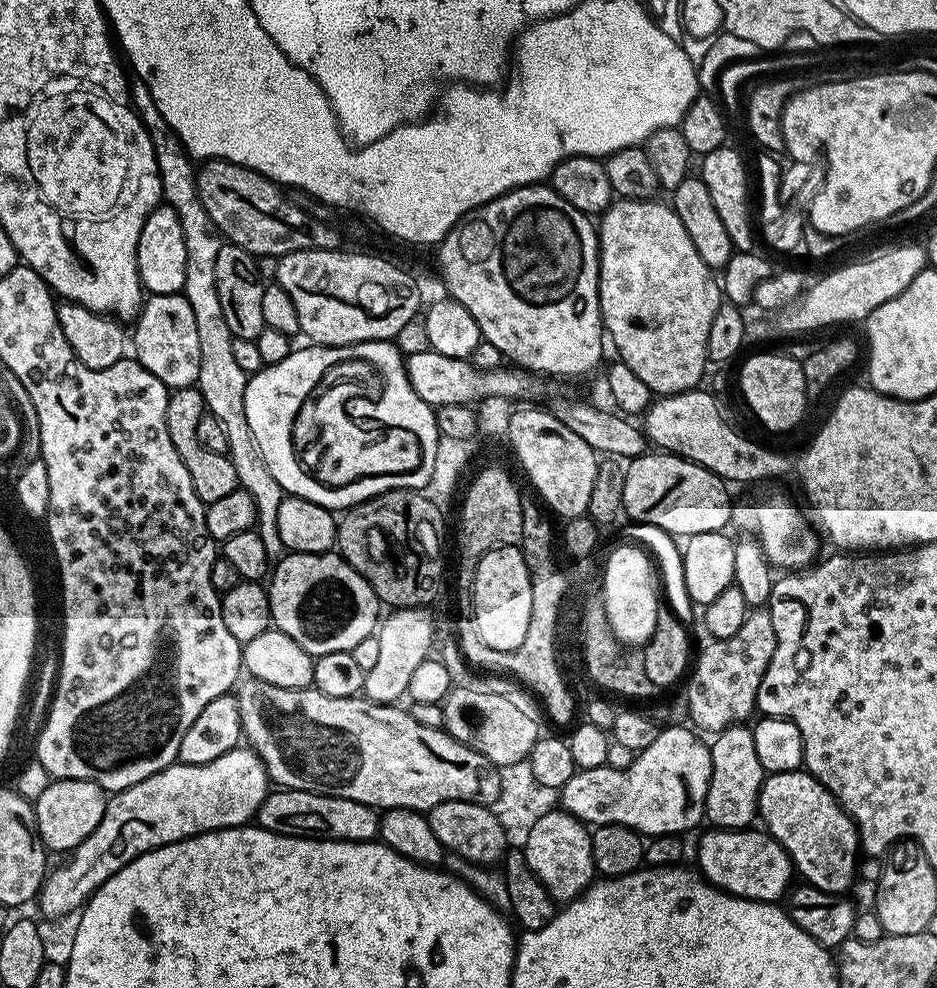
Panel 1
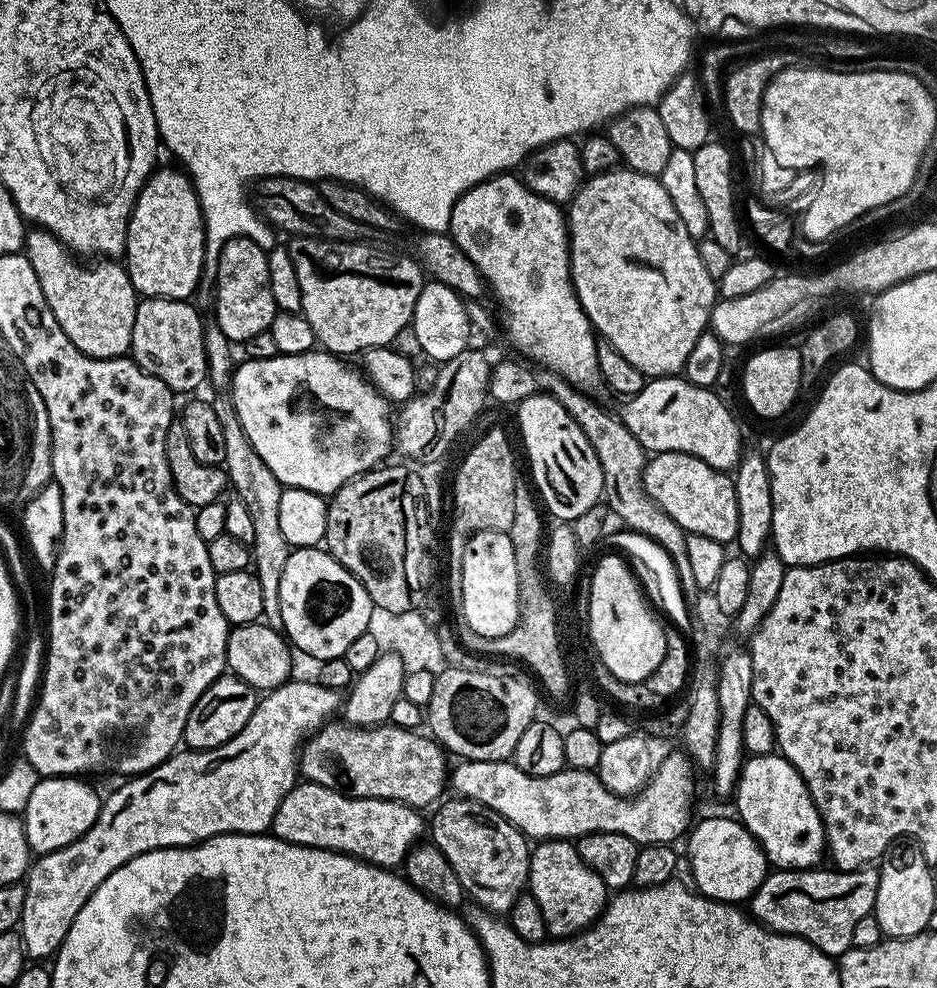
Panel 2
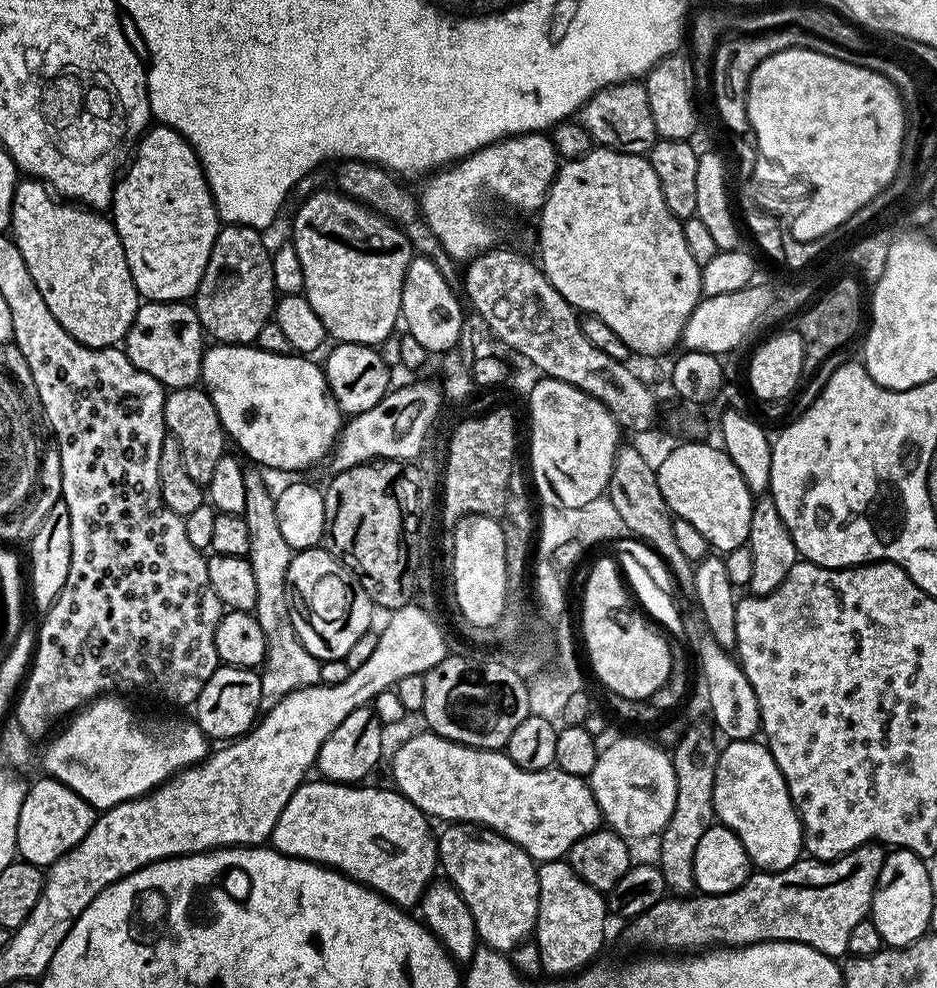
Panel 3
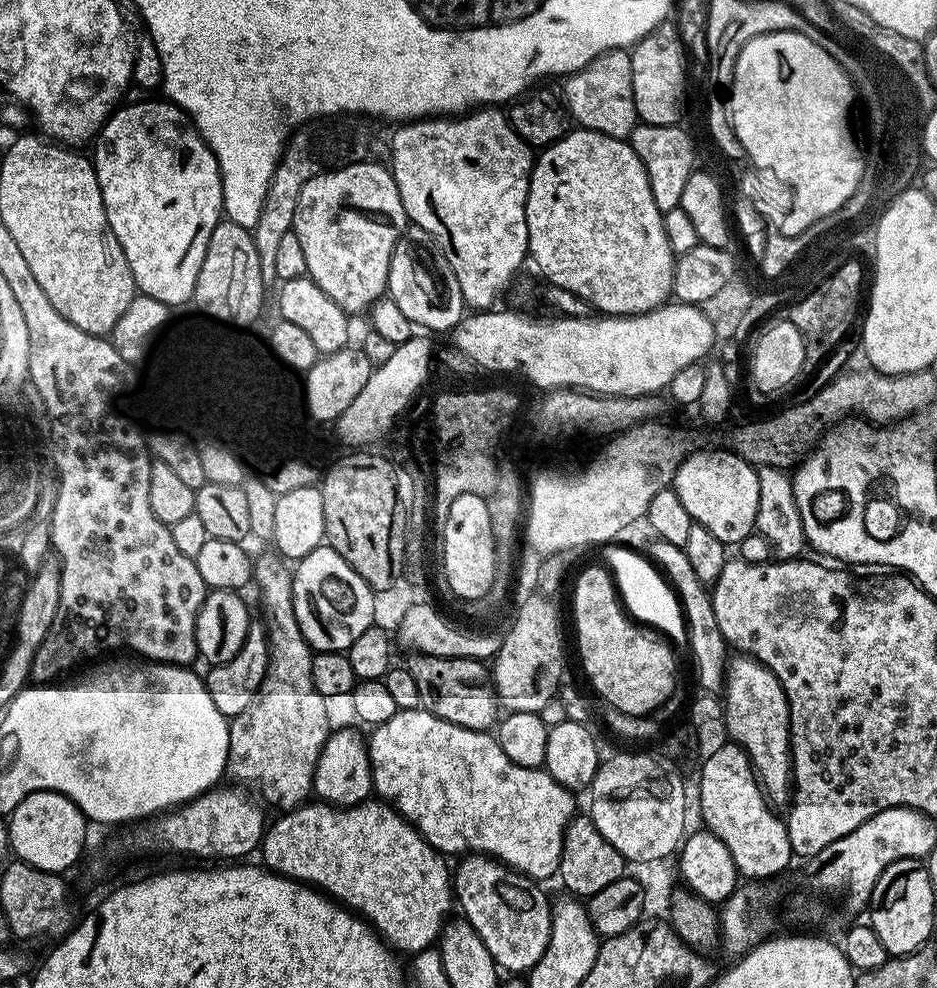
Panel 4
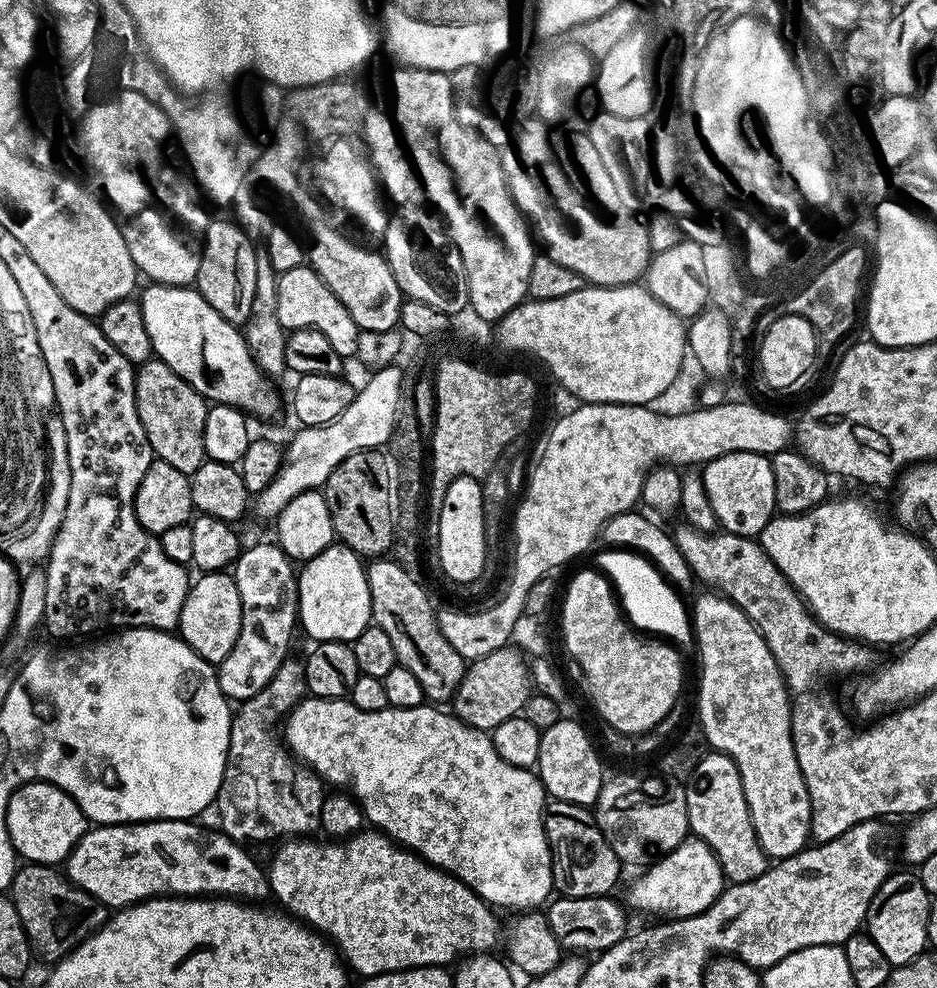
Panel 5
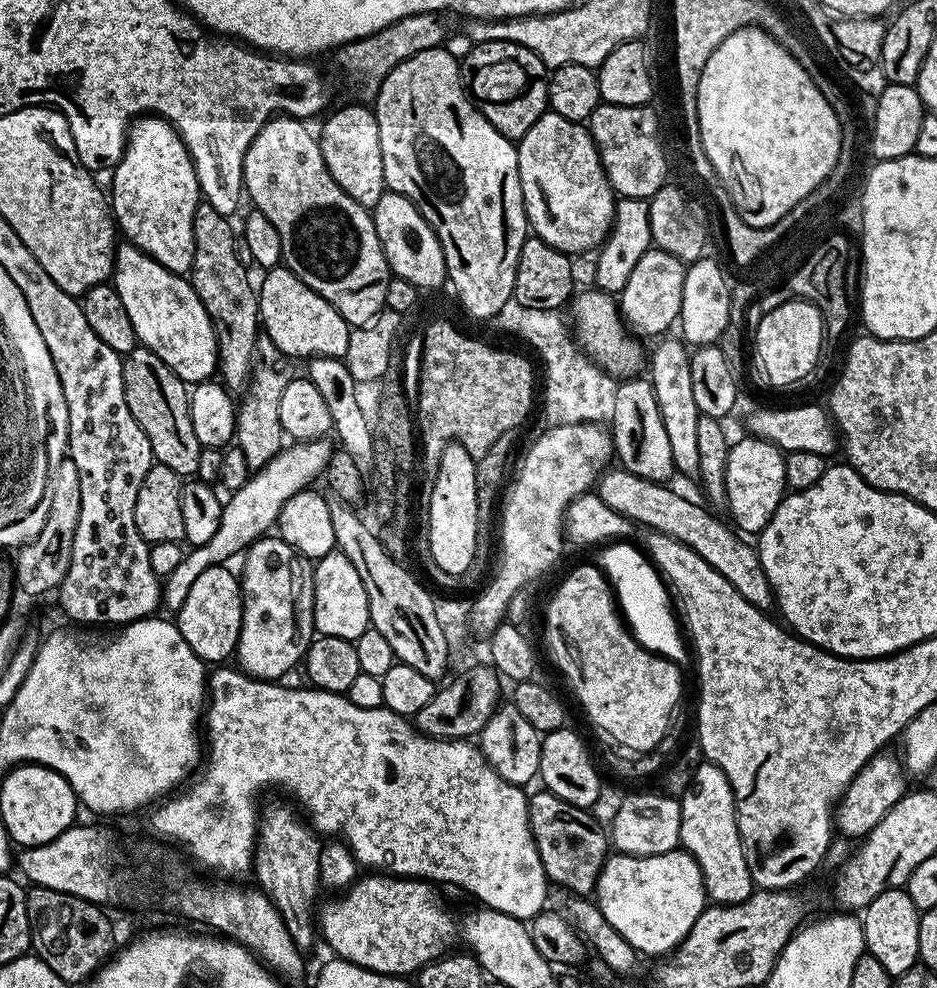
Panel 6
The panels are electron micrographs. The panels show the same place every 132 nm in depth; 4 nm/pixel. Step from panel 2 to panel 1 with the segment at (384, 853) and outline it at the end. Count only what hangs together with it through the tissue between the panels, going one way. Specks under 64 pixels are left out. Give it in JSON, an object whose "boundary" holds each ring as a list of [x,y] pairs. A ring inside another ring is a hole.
{"boundary":[[[293,788],[269,791],[254,820],[259,827],[283,836],[307,836],[322,840],[376,840],[378,836],[377,809],[362,802]]]}

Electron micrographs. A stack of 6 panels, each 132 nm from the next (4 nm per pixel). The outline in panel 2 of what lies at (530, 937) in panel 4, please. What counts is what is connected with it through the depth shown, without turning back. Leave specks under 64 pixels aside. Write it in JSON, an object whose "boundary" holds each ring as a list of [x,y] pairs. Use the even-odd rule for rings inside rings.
{"boundary":[[[445,799],[435,809],[437,812],[432,820],[430,816],[431,843],[436,844],[438,850],[446,854],[446,862],[454,866],[454,874],[458,874],[458,882],[462,882],[469,901],[482,904],[494,913],[507,914],[516,899],[526,892],[529,837],[502,818],[502,814],[482,806],[476,800],[451,799]]]}

